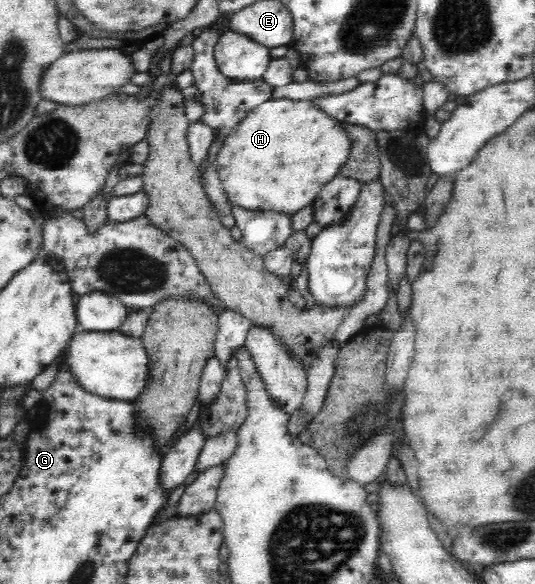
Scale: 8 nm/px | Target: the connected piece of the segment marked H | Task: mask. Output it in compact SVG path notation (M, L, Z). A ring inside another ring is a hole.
M270 99L246 116L221 145L217 173L227 199L244 210L272 210L291 214L312 205L323 187L339 175L351 151L351 141L341 121L324 113L313 101Z

